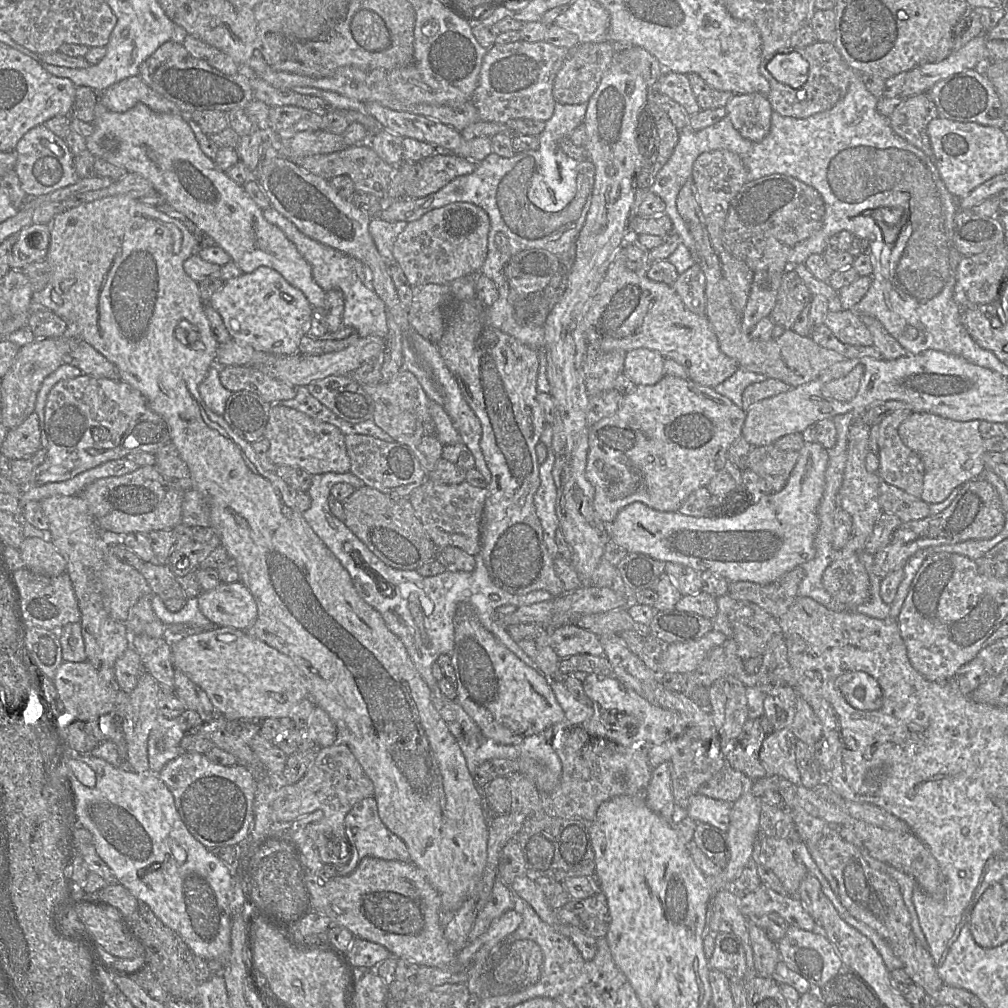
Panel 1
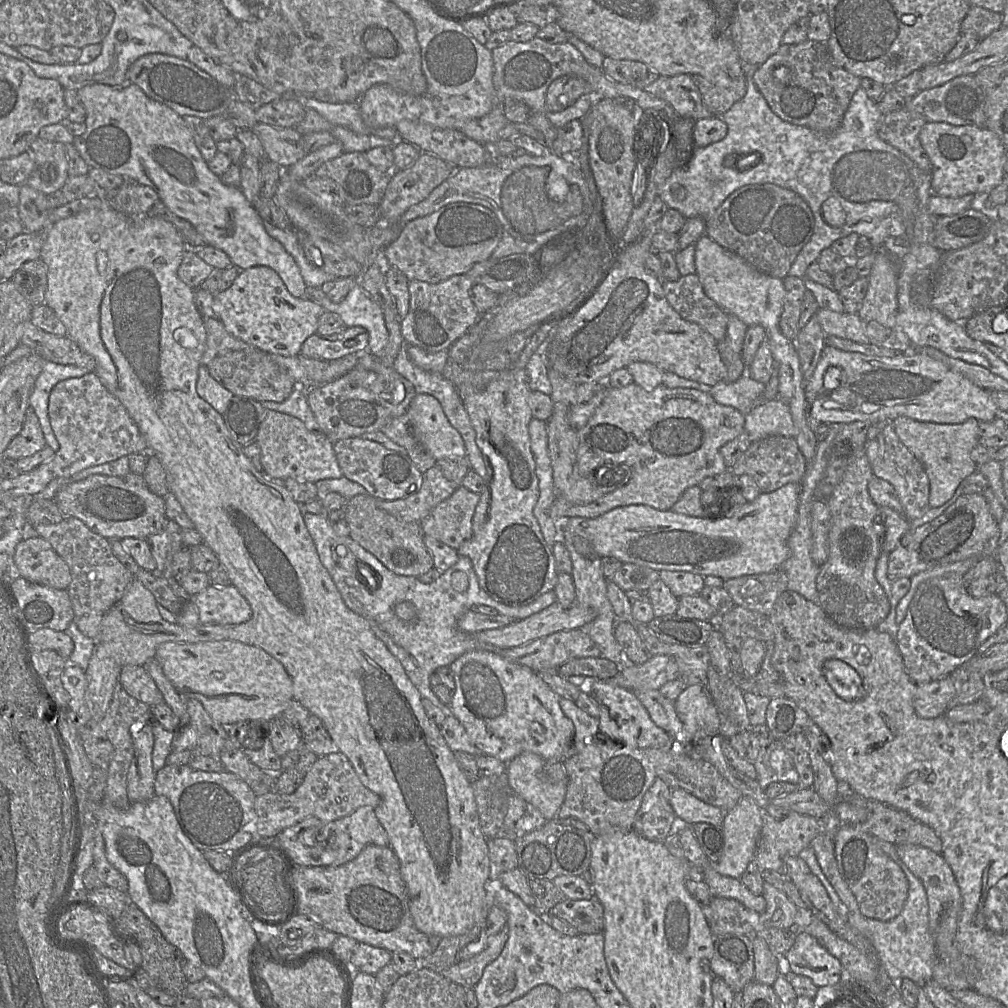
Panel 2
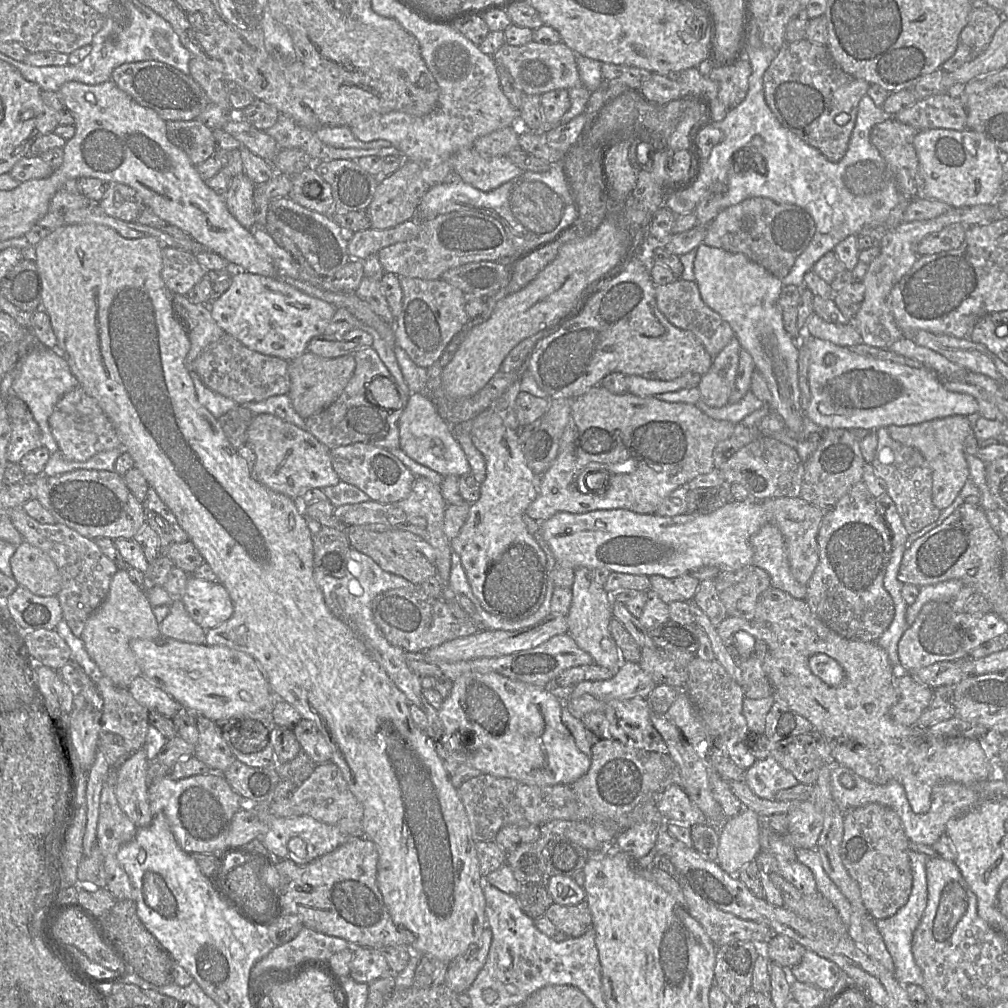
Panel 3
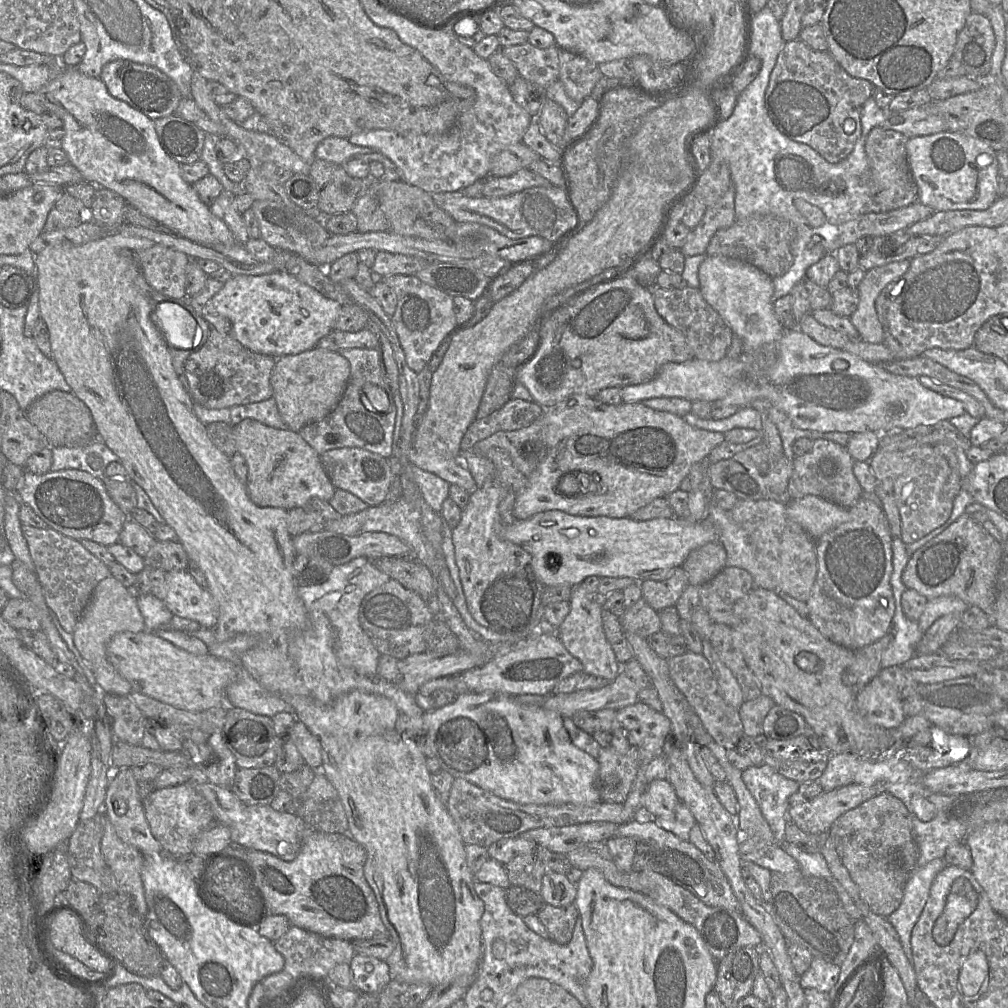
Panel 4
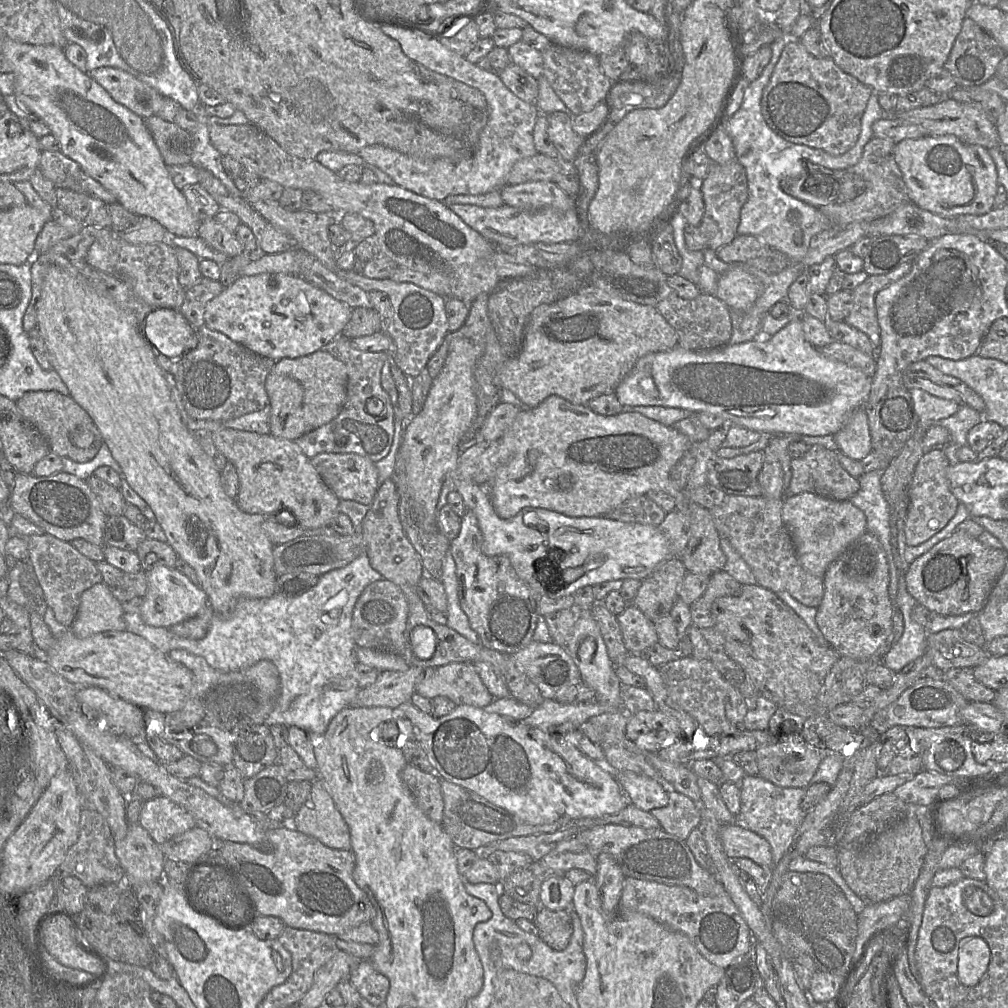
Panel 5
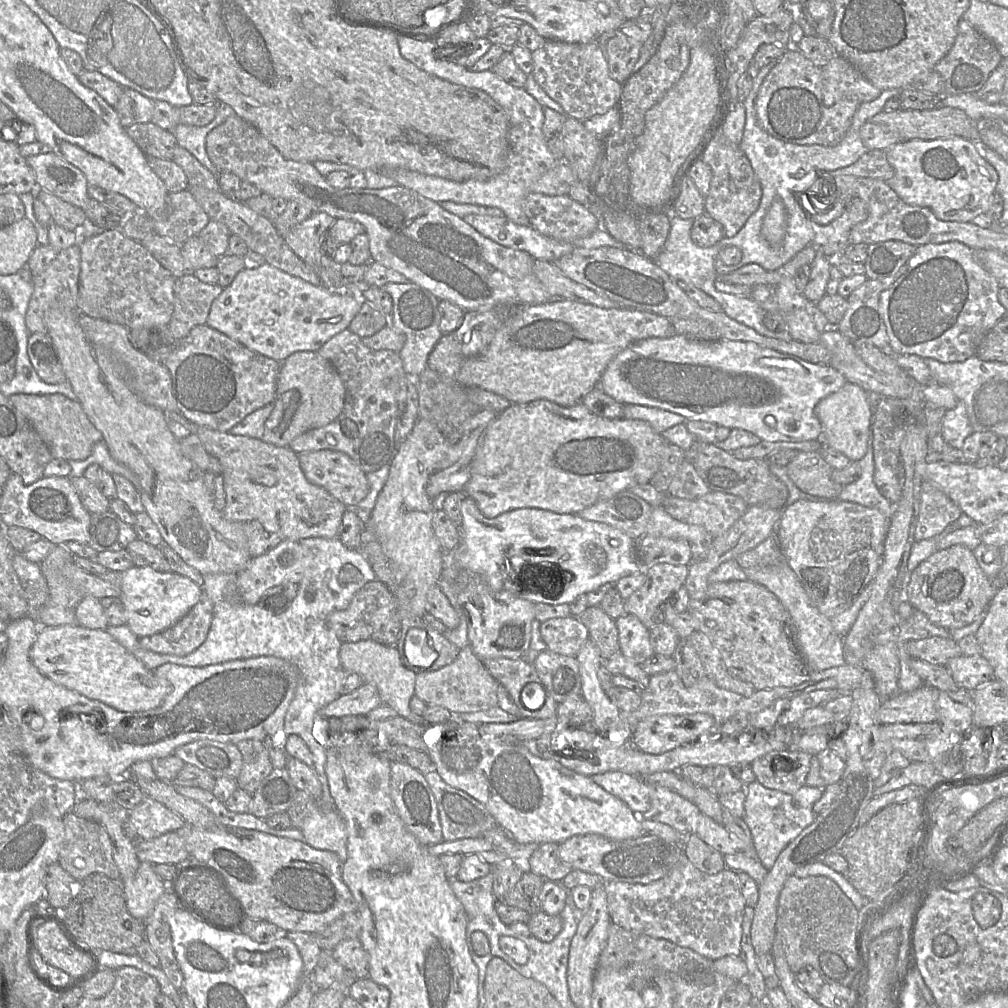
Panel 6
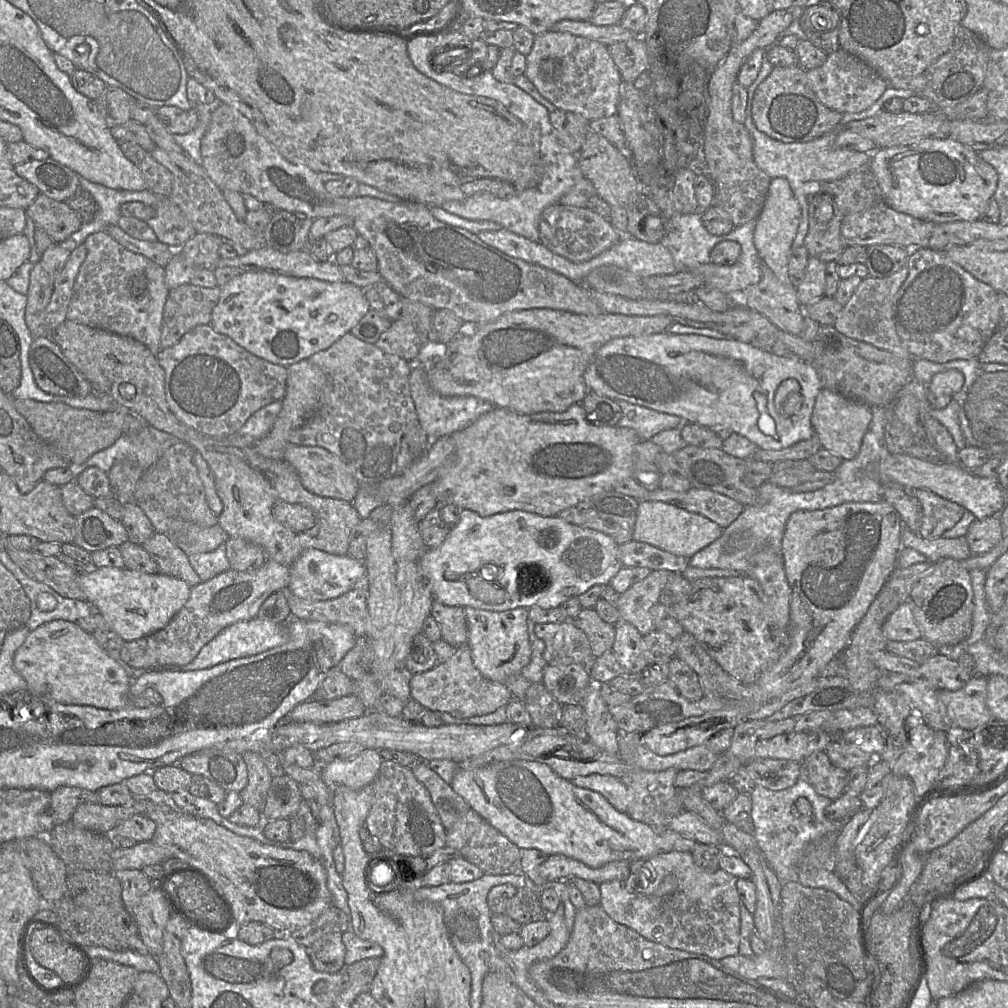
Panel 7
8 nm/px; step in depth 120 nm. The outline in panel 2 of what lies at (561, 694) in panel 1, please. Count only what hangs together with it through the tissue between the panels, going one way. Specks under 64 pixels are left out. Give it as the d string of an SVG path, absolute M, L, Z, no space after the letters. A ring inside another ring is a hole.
M560 697L560 707L564 715L569 718L575 729L572 747L568 756L580 752L587 744L587 739L599 733L599 720L581 710L574 701Z

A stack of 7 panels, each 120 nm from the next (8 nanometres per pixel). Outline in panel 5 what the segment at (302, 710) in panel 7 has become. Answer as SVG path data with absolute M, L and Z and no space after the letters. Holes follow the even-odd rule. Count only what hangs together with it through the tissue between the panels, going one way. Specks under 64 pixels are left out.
M410 666L405 672L380 672L372 685L360 689L350 705L397 709L401 704L411 700L424 672L425 669L420 666Z

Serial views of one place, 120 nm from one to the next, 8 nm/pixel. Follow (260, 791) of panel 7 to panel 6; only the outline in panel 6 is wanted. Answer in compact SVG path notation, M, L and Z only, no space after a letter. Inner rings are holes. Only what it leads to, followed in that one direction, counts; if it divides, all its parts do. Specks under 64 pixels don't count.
M242 740L236 744L242 755L242 769L237 777L238 788L250 795L274 769L264 743L259 740Z

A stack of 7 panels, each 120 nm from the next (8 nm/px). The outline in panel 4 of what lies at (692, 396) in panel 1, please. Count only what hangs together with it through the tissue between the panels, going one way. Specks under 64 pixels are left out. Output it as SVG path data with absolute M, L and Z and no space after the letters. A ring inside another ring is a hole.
M572 394L561 402L544 408L540 417L546 455L527 477L525 488L515 498L513 515L516 520L524 520L548 510L561 510L575 516L630 517L655 498L663 498L680 490L680 483L689 474L691 467L707 459L710 452L725 440L724 433L693 427L683 417L653 410L642 403L623 402L619 405L609 405L583 394ZM579 473L585 474L577 477ZM563 478L570 480L565 488L563 485L560 487ZM597 482L597 490L580 493L580 485L583 489L589 489ZM568 485L570 487L567 488Z

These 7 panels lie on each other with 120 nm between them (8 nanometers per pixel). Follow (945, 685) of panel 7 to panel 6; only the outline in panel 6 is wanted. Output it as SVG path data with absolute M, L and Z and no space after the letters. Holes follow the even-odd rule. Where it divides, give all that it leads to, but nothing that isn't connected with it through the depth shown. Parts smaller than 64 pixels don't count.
M981 655L954 657L947 662L945 667L960 689L967 691L995 679L992 666Z

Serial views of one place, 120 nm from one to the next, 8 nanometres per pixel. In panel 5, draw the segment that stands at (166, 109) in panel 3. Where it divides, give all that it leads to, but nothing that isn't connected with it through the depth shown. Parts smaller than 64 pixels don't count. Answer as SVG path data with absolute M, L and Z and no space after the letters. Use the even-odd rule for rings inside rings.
M100 67L86 73L100 84L115 102L142 119L155 115L162 105L164 96L126 71L114 67Z

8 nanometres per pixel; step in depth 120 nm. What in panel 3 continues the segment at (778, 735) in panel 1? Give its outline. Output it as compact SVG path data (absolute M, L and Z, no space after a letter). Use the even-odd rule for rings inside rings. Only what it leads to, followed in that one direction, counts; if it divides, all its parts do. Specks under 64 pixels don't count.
M771 755L763 760L756 760L746 770L745 782L758 797L774 800L783 789L796 786L799 781L784 769Z

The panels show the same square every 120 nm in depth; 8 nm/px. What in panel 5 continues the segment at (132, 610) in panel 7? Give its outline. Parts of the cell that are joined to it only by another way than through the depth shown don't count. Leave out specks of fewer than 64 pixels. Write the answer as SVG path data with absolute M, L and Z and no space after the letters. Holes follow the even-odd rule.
M158 566L146 571L147 592L142 597L140 616L145 624L170 628L196 616L207 604L205 591L175 568Z

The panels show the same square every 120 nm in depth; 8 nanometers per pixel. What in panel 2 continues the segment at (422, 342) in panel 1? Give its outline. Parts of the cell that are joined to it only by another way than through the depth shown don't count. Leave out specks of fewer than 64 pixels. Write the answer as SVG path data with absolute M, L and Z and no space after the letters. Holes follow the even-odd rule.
M402 339L402 344L399 351L393 361L392 367L403 378L408 380L414 387L417 394L430 394L435 397L440 403L445 416L448 421L461 435L466 450L466 457L470 462L471 469L480 475L484 480L486 478L486 467L482 457L482 453L476 444L476 433L472 427L468 413L463 405L462 399L459 396L456 386L446 379L442 373L428 372L420 367L416 366L408 357L407 354L407 342Z

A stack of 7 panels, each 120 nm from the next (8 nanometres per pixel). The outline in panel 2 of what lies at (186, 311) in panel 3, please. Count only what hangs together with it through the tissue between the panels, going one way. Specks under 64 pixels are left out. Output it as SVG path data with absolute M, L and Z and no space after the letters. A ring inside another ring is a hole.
M204 318L203 321L207 338L205 351L201 358L201 365L207 365L221 352L238 351L248 347L254 347L233 337L219 319Z

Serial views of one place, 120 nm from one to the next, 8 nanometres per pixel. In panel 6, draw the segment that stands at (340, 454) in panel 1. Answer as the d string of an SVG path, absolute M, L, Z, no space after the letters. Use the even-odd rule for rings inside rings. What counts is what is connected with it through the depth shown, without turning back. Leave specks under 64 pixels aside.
M194 426L194 433L201 440L206 451L215 457L220 465L226 493L223 515L235 522L260 522L268 531L276 532L284 540L300 541L307 538L337 538L344 513L349 509L327 490L310 483L299 463L298 455L290 447L278 447L248 436L221 432Z

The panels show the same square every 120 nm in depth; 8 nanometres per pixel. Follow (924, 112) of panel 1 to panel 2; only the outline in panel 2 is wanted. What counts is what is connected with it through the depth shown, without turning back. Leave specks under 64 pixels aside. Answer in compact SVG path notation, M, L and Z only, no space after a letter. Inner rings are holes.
M906 107L884 115L879 122L878 135L883 141L908 156L921 170L931 173L930 159L919 139L920 131L926 123L927 121L923 115Z

